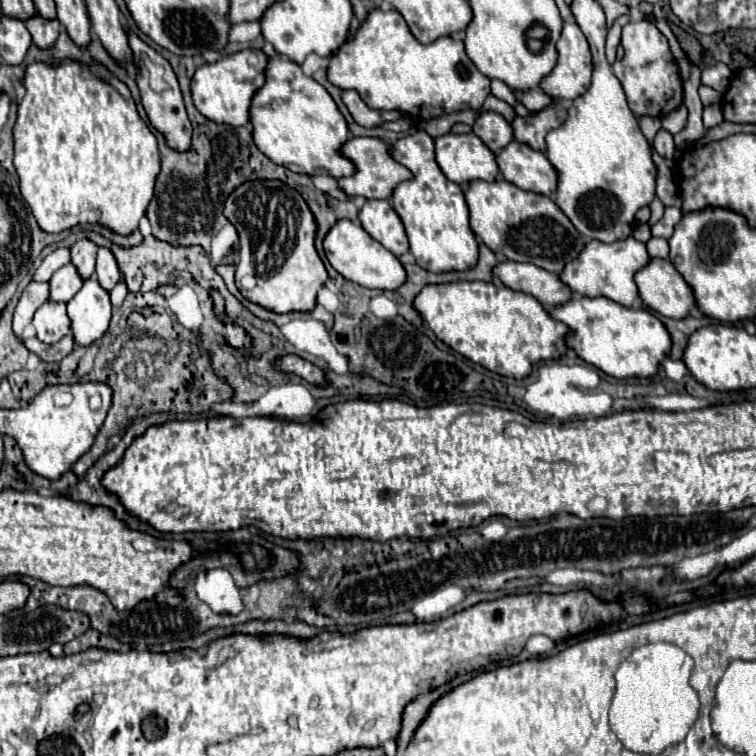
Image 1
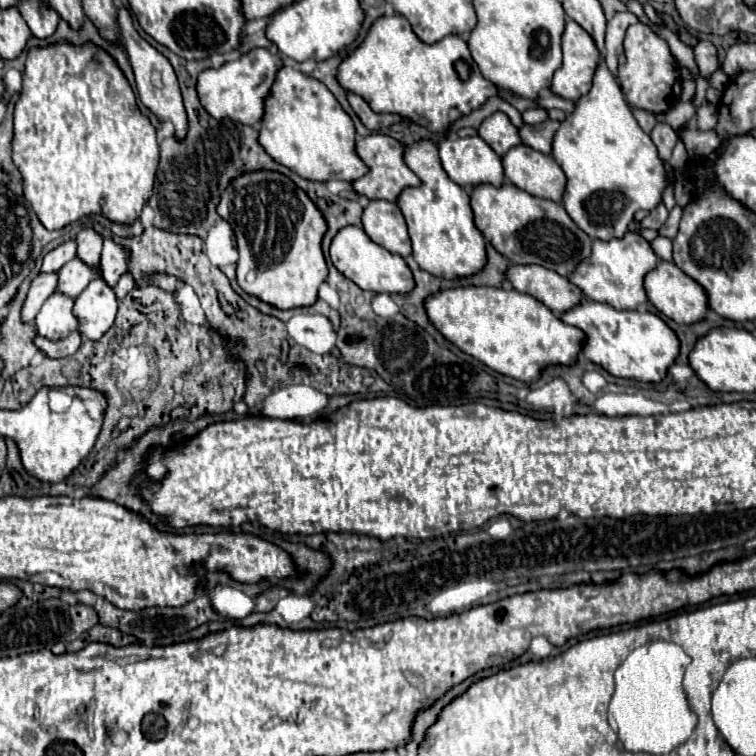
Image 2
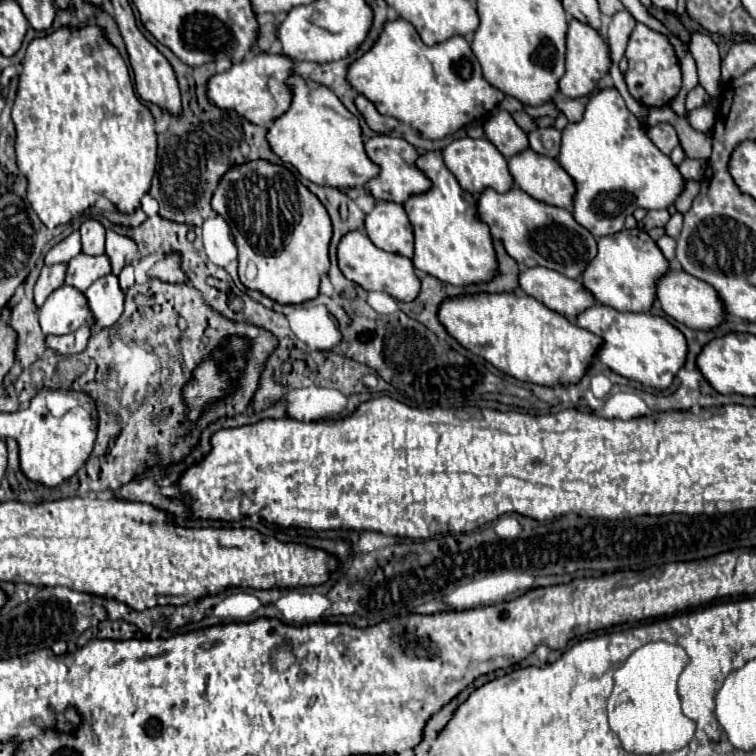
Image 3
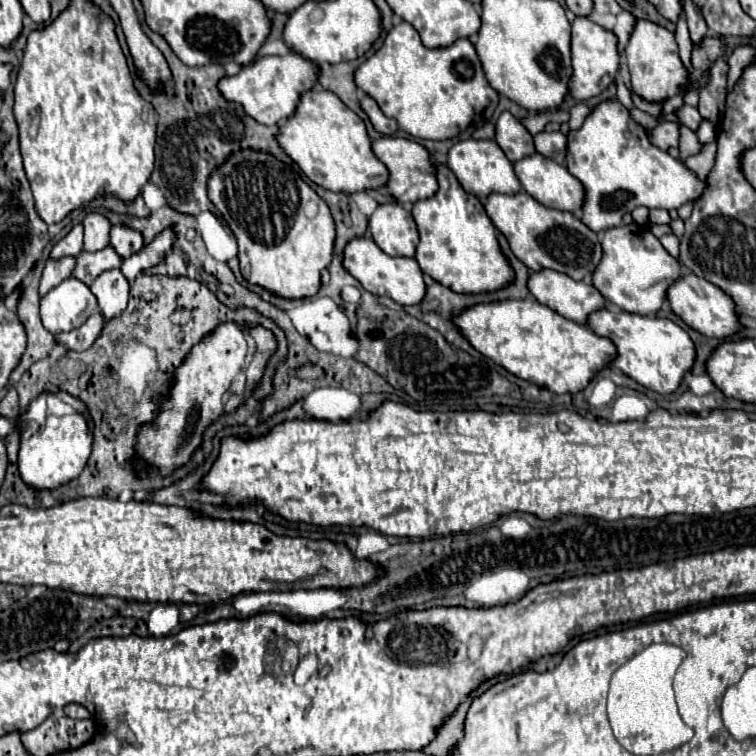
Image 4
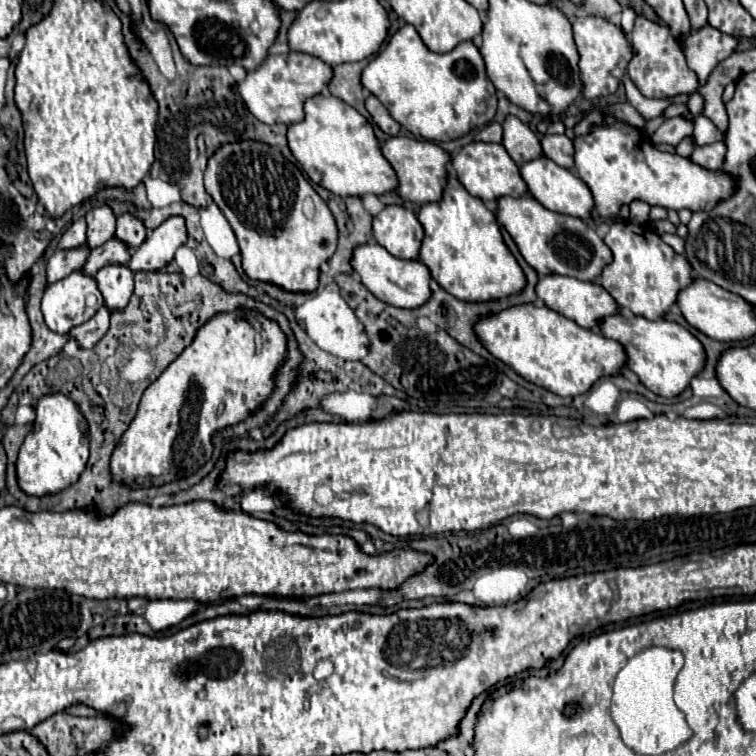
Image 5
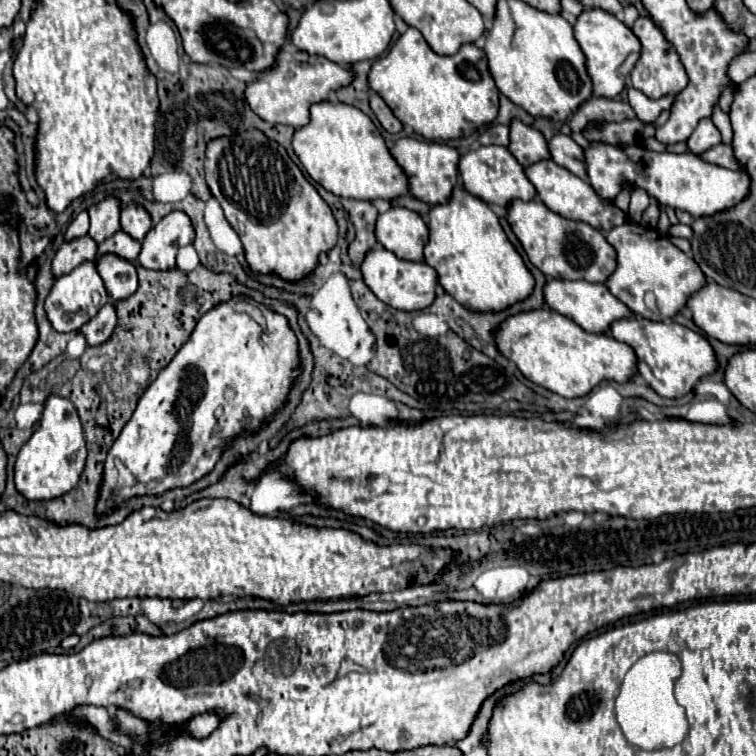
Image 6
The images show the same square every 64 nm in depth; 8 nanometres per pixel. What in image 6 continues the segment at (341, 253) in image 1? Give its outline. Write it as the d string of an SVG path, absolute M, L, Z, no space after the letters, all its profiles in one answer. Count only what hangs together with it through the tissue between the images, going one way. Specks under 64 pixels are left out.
M382 246L370 248L364 254L360 272L362 272L366 286L376 294L376 298L380 298L384 304L398 308L398 310L406 310L406 312L424 310L428 304L432 304L432 300L436 296L436 292L434 292L436 270L434 268L430 268L424 262L410 262L410 260L396 258L392 252L388 252Z

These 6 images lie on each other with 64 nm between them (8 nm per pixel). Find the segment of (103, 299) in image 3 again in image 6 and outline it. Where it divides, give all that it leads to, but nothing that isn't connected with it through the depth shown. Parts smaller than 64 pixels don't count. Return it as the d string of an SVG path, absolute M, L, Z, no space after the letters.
M102 256L96 262L96 268L112 302L124 300L136 292L138 278L132 262L120 260L118 256Z

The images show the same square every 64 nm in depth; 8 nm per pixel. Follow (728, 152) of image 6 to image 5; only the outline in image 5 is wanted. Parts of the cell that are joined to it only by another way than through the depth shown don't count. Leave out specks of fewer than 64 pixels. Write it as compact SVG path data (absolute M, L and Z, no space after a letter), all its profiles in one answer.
M716 142L716 144L708 144L708 146L698 146L690 160L694 164L698 164L704 170L718 170L720 168L720 160L724 160L724 142Z

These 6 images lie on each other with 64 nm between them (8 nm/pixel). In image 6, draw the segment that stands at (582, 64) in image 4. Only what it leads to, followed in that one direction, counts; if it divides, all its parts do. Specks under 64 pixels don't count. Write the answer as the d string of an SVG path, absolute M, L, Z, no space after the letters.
M584 10L576 24L574 24L574 36L586 56L586 72L592 80L592 94L594 96L604 96L604 98L614 98L622 92L624 88L624 78L630 74L630 60L634 58L634 64L640 56L640 42L632 34L630 28L626 28L620 20L616 20L612 14L604 10Z

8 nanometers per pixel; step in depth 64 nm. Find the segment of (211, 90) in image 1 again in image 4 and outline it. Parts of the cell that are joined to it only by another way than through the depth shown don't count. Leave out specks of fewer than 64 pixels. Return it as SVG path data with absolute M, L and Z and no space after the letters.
M298 54L288 56L264 56L242 66L234 76L222 76L218 80L218 92L224 100L236 102L260 124L278 124L286 120L296 110L298 98L304 90L310 90L318 78L318 70L310 60L300 58Z

